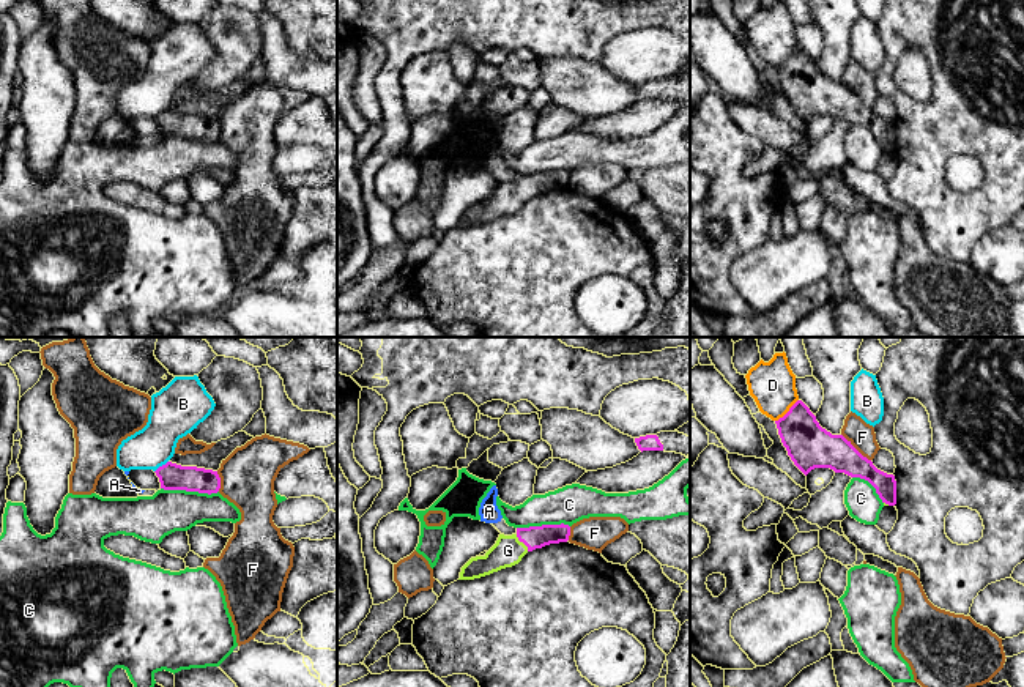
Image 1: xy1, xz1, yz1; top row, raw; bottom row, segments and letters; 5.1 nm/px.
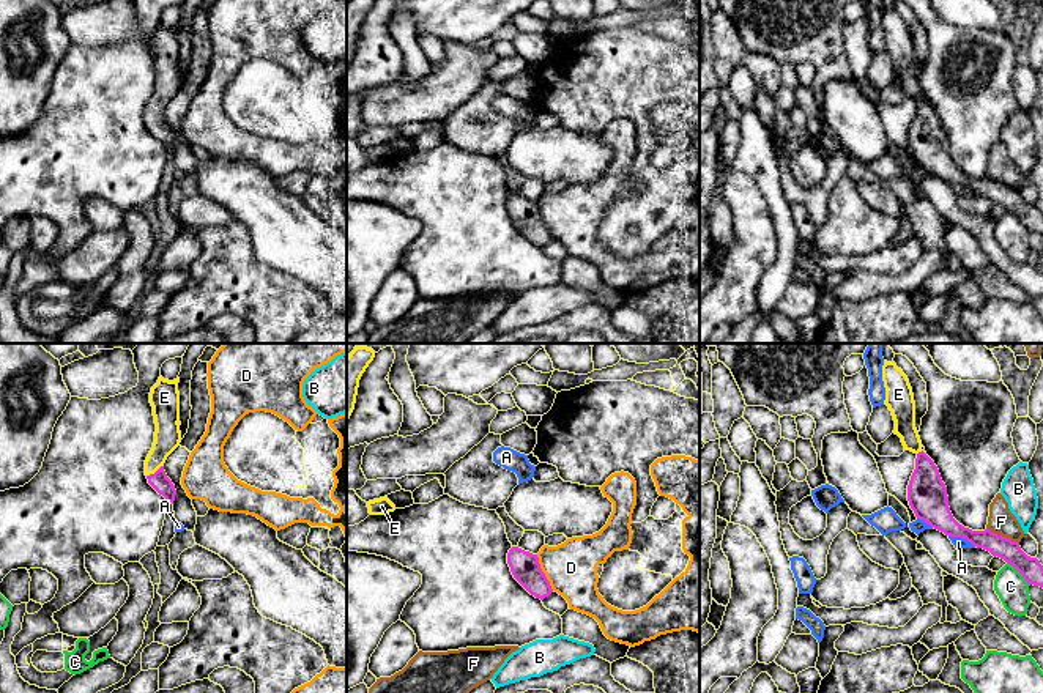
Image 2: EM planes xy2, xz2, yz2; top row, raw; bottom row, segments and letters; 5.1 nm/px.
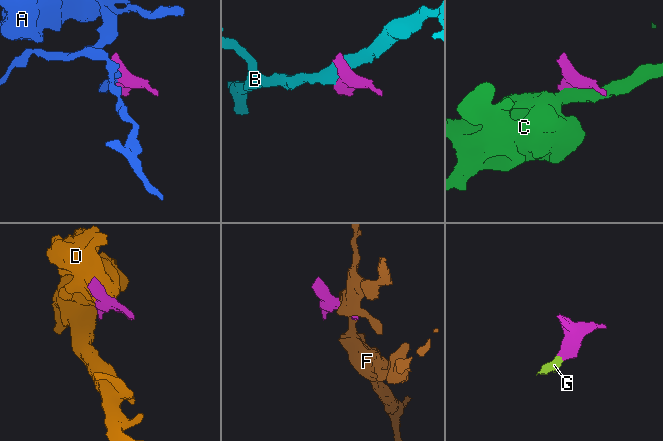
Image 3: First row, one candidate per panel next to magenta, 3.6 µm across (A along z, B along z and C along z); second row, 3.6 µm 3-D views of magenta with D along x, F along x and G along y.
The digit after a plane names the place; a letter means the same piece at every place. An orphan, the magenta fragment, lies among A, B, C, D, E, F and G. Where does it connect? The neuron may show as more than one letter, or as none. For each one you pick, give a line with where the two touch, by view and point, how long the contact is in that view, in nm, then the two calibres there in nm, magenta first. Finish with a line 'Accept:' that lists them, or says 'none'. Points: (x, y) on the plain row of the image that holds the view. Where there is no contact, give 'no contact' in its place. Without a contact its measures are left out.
E: meets magenta in xy2 at (156, 118); contact 110 nm long; 90 nm thick on the magenta side, 140 nm on the other
G: meets magenta in xz1 at (522, 188); contact 110 nm long; 110 nm thick on the magenta side, 150 nm on the other
Accept: E, G

